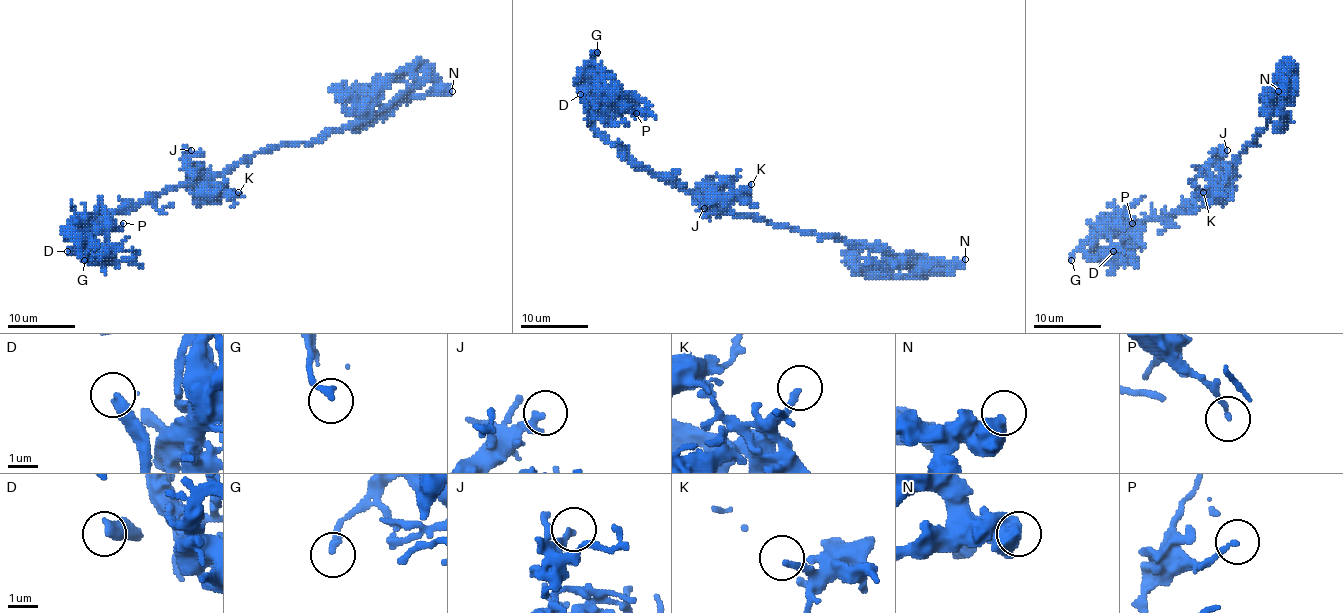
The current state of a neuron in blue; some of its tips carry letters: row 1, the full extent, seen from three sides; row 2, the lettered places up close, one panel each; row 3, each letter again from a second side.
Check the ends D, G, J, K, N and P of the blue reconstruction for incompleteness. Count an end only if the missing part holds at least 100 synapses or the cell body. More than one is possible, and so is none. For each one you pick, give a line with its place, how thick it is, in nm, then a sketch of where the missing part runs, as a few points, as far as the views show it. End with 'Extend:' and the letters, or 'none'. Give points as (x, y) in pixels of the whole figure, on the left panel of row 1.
D: (67, 251) | 400 nm
Extend: D

